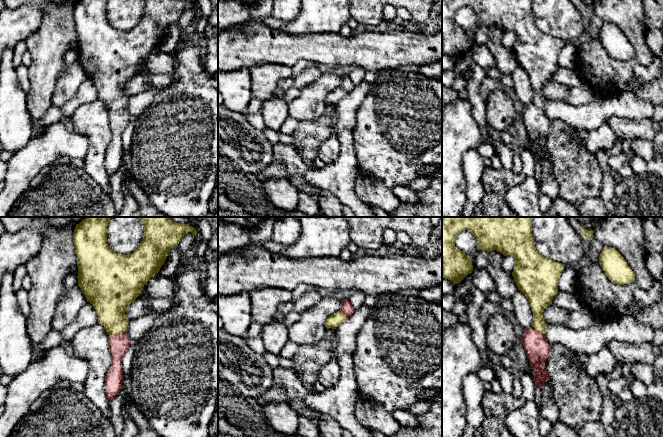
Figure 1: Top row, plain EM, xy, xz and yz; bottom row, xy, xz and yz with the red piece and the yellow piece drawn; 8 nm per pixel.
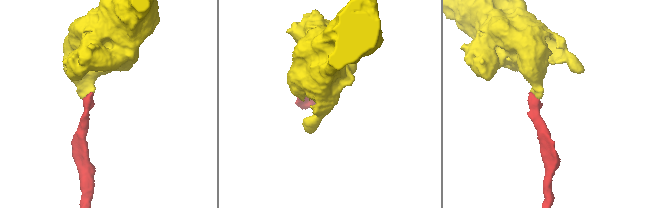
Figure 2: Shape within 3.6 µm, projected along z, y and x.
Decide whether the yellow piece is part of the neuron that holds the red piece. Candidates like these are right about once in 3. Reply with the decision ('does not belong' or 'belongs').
belongs

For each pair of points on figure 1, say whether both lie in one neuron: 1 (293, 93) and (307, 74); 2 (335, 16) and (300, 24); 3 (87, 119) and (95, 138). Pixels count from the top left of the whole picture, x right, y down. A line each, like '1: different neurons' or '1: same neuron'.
1: different neurons
2: same neuron
3: same neuron

